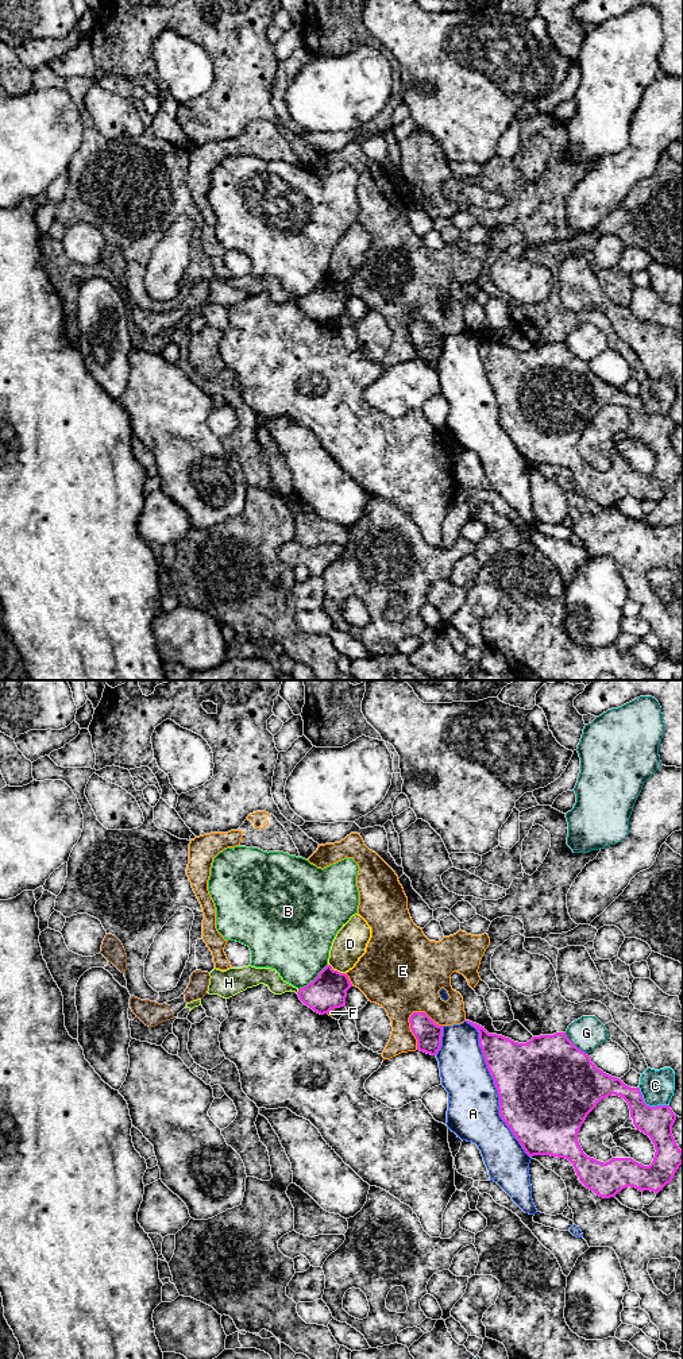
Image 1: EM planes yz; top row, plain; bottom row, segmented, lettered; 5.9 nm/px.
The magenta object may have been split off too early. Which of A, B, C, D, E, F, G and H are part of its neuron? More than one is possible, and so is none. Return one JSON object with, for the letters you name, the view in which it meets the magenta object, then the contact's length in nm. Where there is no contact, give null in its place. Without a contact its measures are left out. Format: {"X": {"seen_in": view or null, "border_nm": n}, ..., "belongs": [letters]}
{"belongs": []}

